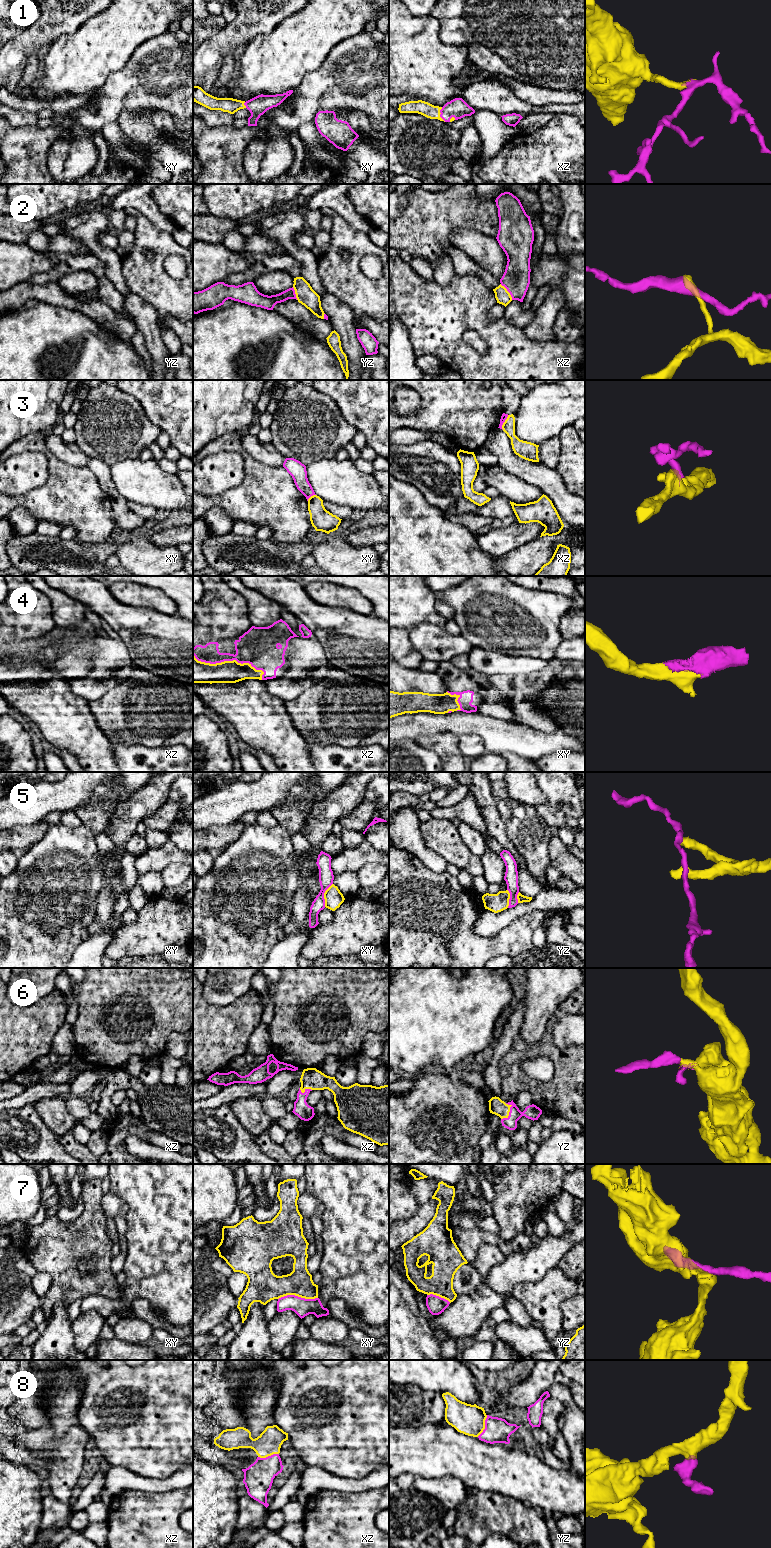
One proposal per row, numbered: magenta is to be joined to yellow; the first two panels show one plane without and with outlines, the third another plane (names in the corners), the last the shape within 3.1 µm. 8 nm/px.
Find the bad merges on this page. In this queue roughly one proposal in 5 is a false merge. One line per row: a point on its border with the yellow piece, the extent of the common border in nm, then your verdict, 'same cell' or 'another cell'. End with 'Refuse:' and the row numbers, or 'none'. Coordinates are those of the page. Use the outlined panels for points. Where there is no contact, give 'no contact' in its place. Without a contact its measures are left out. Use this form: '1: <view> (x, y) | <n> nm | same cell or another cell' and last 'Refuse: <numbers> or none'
1: xz (440, 113) | 120 nm | same cell
2: xz (507, 291) | 160 nm | another cell
3: xz (504, 422) | 130 nm | same cell
4: xz (228, 661) | 600 nm | same cell
5: xy (324, 895) | 200 nm | another cell
6: yz (508, 1113) | 150 nm | same cell
7: xy (297, 1295) | 320 nm | another cell
8: yz (484, 1426) | 190 nm | same cell
Refuse: 2, 5, 7

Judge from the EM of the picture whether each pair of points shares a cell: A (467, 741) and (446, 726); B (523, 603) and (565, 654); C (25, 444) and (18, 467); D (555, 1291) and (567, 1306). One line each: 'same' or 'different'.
A: different
B: different
C: different
D: different

